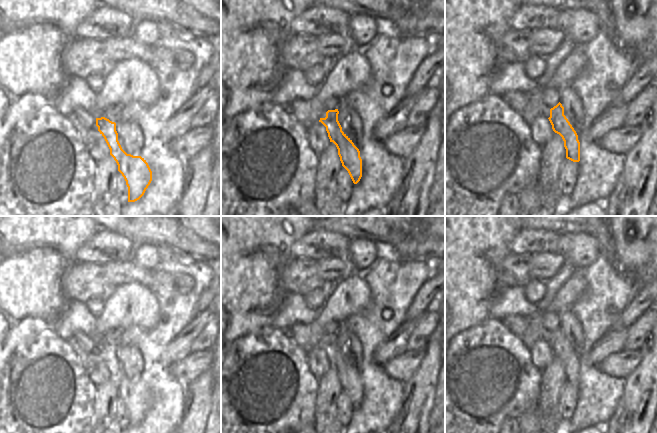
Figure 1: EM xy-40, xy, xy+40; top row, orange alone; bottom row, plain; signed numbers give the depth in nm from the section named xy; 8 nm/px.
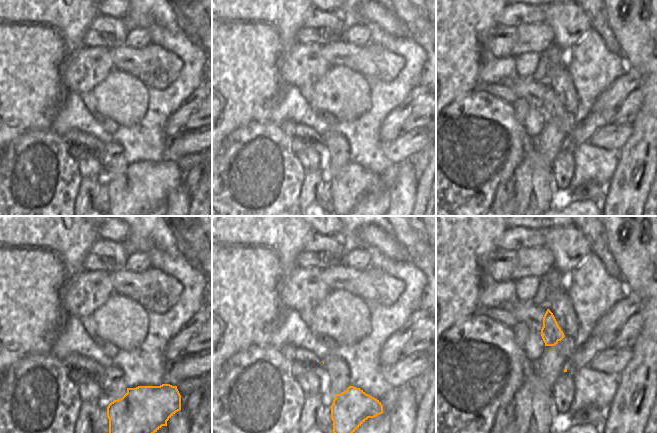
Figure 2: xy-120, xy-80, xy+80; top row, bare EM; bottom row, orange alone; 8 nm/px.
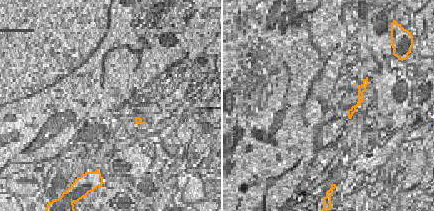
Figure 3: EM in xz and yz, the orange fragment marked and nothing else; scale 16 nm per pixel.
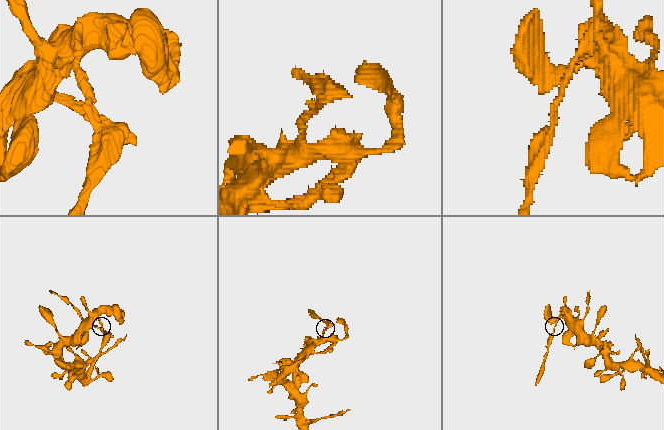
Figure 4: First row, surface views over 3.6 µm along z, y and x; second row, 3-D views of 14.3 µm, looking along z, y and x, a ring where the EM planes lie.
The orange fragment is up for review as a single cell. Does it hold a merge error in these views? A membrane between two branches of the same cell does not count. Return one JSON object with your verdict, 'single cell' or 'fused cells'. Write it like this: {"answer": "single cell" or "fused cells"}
{"answer": "fused cells"}

